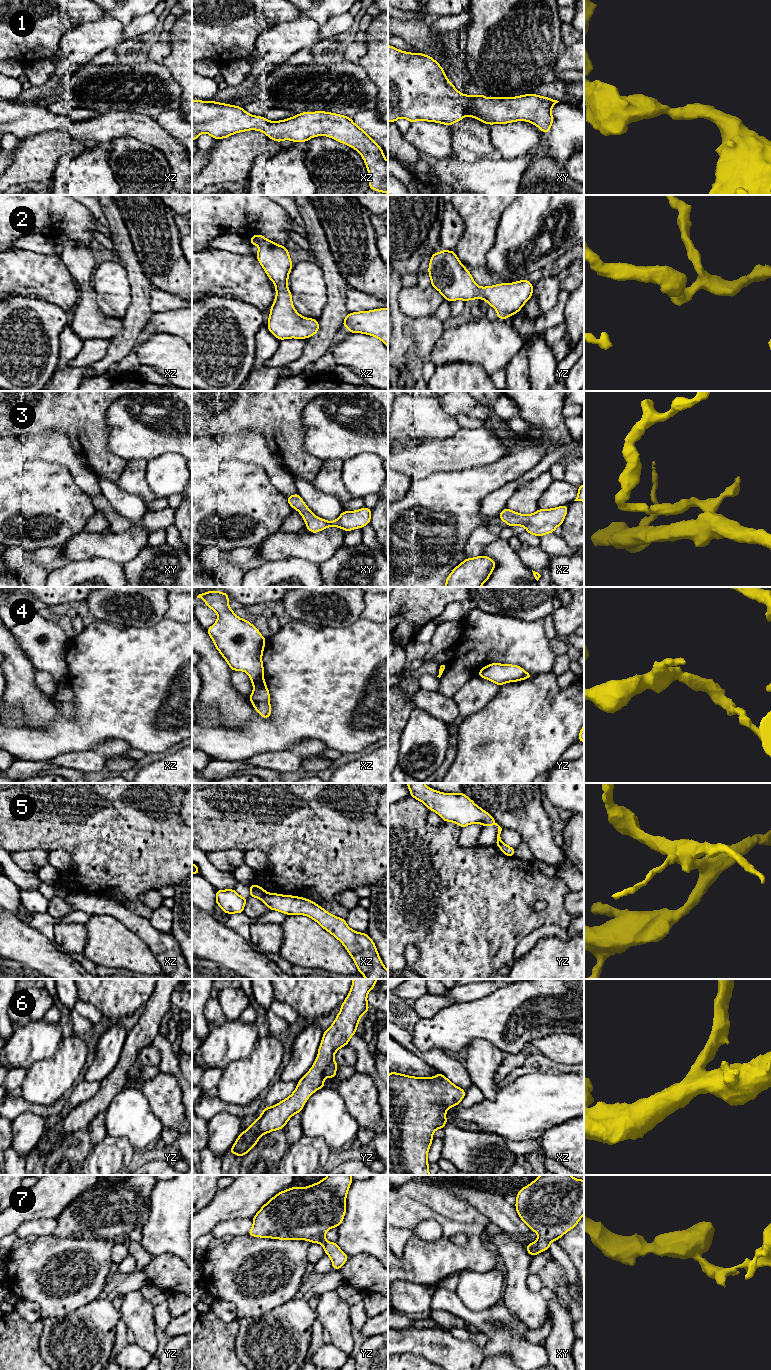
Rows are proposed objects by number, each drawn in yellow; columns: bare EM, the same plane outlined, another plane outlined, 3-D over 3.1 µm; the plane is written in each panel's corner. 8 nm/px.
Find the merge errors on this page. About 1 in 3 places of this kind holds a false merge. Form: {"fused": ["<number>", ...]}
{"fused": ["5"]}

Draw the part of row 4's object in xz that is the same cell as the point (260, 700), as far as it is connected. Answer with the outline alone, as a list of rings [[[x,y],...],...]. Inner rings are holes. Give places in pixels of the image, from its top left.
[[[208,591],[201,593],[197,596],[205,601],[206,606],[214,610],[217,615],[217,621],[209,628],[207,628],[207,633],[210,635],[216,649],[221,653],[222,657],[226,660],[227,664],[233,671],[244,671],[246,672],[251,680],[252,685],[254,686],[252,694],[249,699],[255,710],[264,718],[268,719],[271,715],[271,705],[270,705],[270,694],[266,686],[263,674],[263,662],[262,654],[264,651],[264,646],[266,644],[266,639],[261,635],[259,630],[253,626],[250,621],[239,618],[233,610],[229,607],[228,599],[230,596],[224,592],[219,591]]]

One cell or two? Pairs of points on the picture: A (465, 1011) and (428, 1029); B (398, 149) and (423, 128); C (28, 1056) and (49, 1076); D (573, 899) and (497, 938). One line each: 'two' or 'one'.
A: one
B: two
C: two
D: two

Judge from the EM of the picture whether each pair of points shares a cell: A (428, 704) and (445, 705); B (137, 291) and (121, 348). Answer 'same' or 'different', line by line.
A: same
B: same

